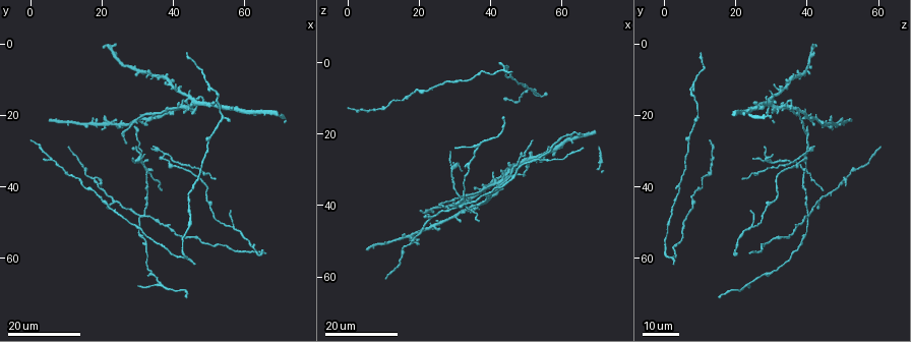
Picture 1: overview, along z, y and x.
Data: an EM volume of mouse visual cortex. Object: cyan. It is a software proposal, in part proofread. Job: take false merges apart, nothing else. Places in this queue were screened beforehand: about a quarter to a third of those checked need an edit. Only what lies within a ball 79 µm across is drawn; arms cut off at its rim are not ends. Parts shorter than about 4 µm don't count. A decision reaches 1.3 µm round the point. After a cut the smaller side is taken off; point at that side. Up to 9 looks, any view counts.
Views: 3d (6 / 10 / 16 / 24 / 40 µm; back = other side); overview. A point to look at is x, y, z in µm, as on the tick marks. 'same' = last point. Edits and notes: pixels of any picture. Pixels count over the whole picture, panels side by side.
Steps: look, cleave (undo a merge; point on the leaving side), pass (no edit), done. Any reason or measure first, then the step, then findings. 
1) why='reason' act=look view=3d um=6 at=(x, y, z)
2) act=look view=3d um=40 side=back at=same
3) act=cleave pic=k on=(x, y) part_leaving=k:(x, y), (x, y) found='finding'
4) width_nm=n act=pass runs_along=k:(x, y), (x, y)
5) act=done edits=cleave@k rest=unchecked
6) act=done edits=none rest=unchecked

act=look view=3d um=24 at=(16.0, 40.5, 11.0)

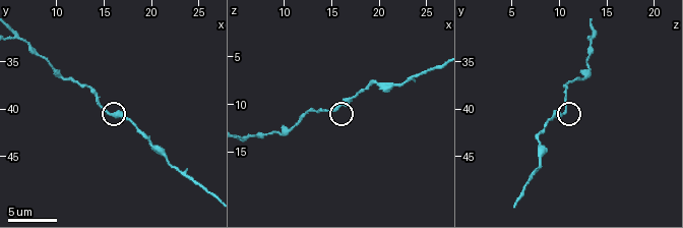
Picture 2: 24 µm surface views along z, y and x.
why='zoom in' act=look view=3d um=10 at=(15.6, 40.6, 10.4)

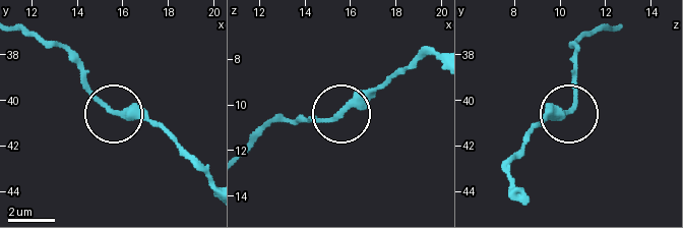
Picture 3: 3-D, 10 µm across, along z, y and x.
act=look view=3d um=10 side=back at=(15.6, 40.4, 10.3)

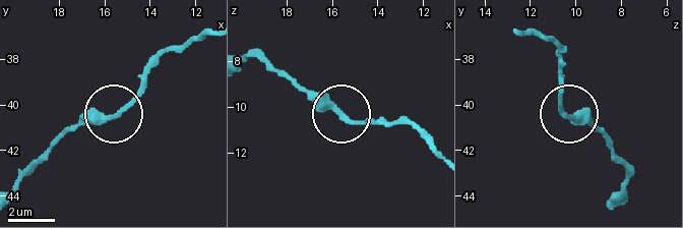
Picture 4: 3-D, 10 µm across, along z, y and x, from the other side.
width_nm=280 act=pass runs_along=4:(244, 57), (265, 59), (347, 119), (385, 121) found='all the same cell'

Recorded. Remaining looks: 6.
why='arms part here' act=look view=3d um=24 at=(37.5, 30.5, 39.5)

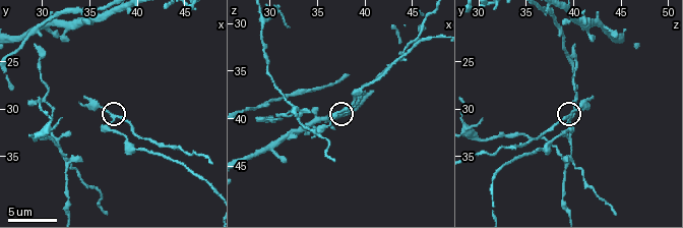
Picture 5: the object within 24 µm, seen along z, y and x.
act=look view=3d um=6 at=(37.6, 31.0, 39.2)

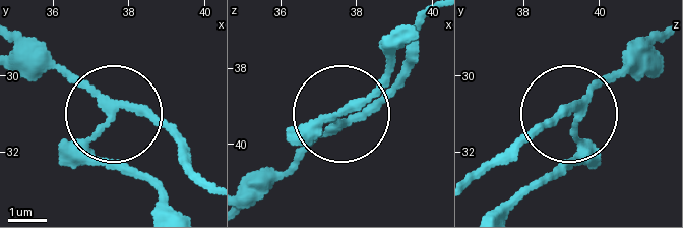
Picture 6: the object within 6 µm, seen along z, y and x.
width_nm=190 act=cleave pic=6 on=(122, 105) part_leaving=6:(88, 149), (134, 113), (202, 177) found='two cells meet here'

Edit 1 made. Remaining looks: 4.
act=look view=overview

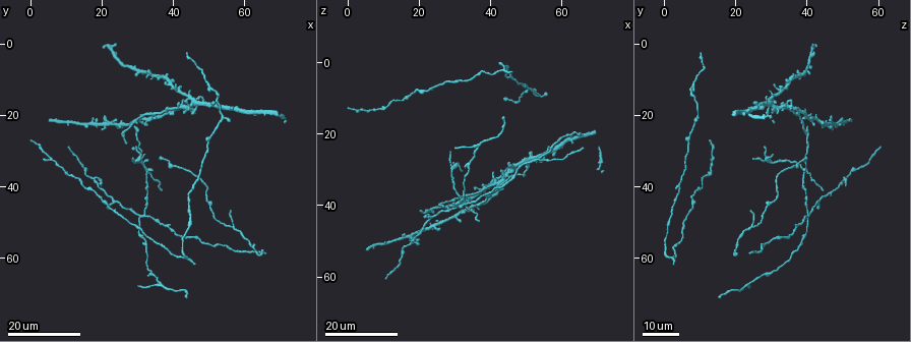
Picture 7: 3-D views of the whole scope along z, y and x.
why='three-way junction' act=look view=3d um=24 at=(36.0, 67.5, 23.5)

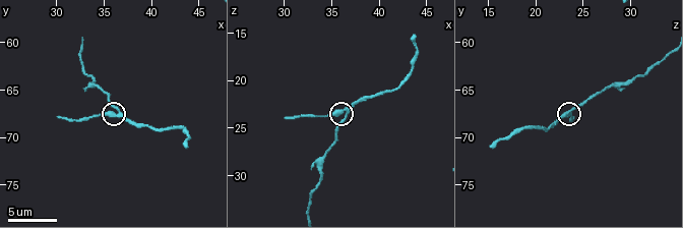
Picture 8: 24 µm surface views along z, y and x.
why='zoom in' act=look view=3d um=6 at=(36.0, 67.6, 23.4)

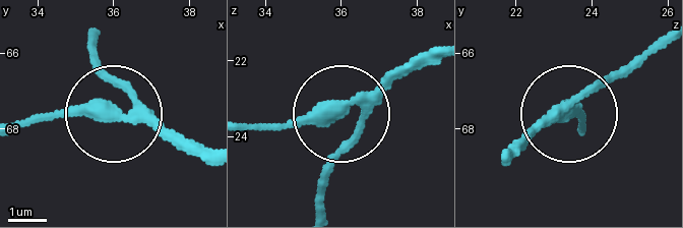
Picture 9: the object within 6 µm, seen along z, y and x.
act=look view=3d um=6 side=back at=(36.00, 67.65, 23.20)

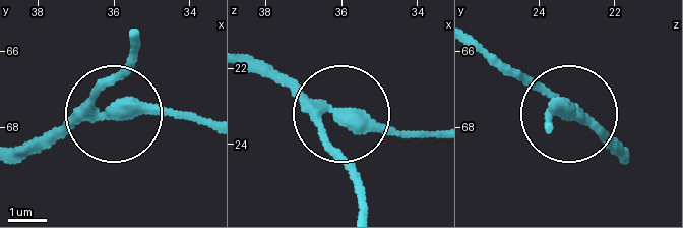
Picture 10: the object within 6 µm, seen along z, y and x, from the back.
arms=3 act=pass runs_along=10:(473, 37), (570, 111), (551, 111), (551, 121) found='one cell here'

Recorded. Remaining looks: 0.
act=done edits=cleave@6 rest=unchecked

